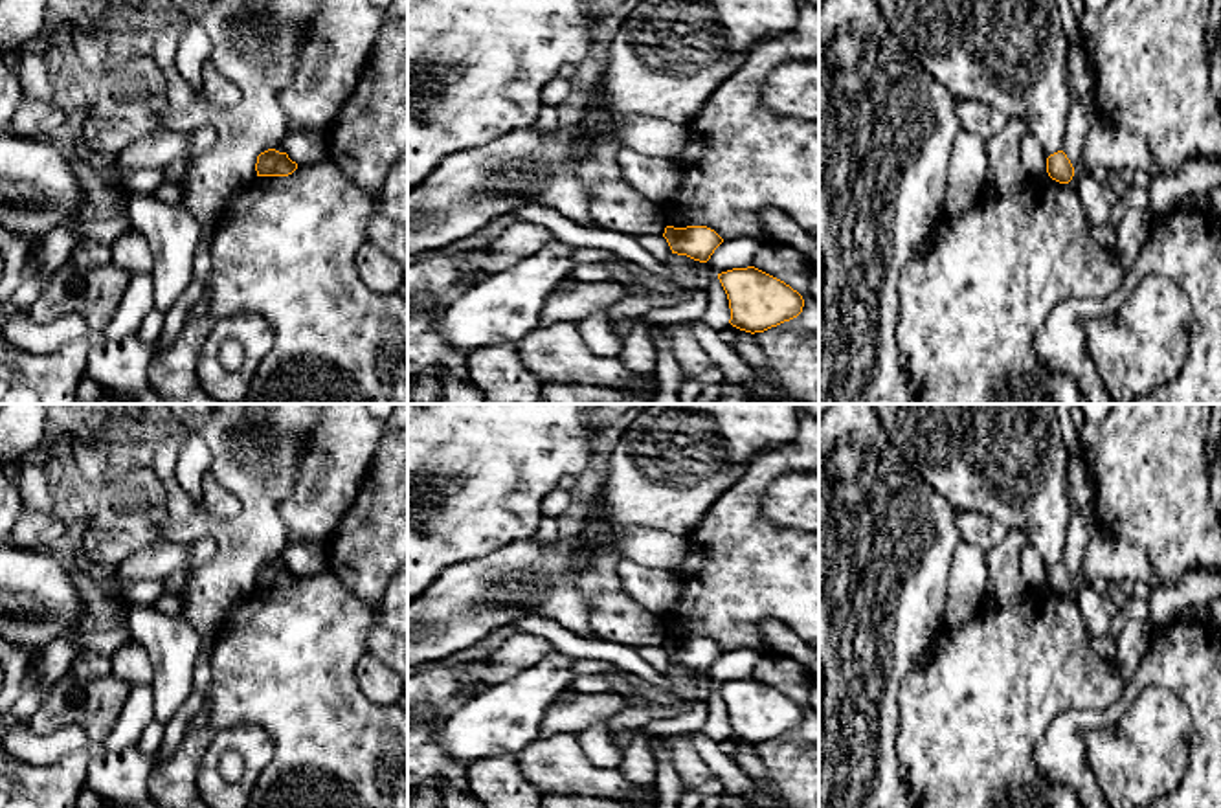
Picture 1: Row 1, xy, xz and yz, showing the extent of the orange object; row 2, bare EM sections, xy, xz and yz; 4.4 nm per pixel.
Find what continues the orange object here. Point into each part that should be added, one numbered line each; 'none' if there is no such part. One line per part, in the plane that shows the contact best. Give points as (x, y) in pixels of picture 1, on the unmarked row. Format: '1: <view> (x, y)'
none

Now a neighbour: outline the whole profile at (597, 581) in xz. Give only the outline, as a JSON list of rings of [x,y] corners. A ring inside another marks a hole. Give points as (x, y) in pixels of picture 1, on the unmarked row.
[[[602,490],[589,501],[580,540],[597,547],[586,566],[571,573],[571,584],[588,599],[589,630],[610,643],[624,643],[635,648],[663,646],[667,639],[659,615],[650,613],[632,600],[619,580],[619,562],[632,560],[646,567],[678,571],[689,553],[687,538],[659,529],[630,527],[615,533],[600,520]]]

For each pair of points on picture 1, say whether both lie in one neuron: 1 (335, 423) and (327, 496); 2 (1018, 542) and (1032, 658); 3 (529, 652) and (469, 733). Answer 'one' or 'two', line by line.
1: one
2: two
3: two

